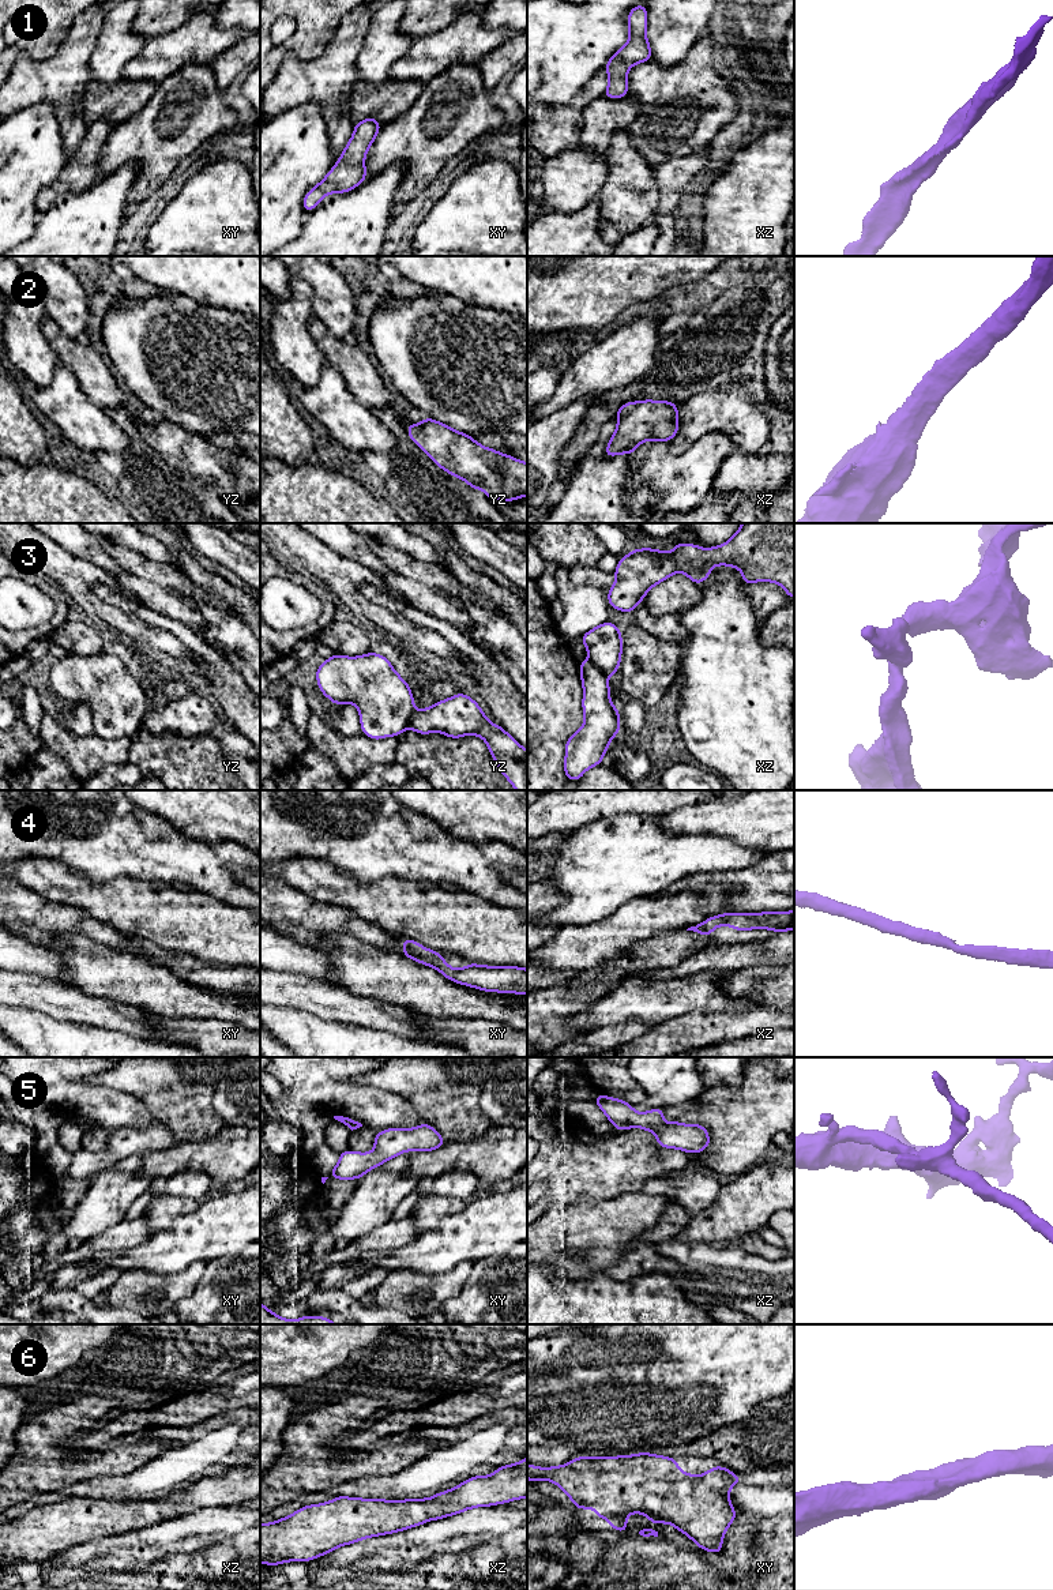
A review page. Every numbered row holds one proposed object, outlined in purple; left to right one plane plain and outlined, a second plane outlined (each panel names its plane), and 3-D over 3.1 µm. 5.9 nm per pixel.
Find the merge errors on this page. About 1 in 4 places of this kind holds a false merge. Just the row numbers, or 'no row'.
3

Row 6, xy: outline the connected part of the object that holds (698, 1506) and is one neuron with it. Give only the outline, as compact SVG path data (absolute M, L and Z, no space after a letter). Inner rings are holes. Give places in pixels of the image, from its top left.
M648 1452L579 1456L554 1467L527 1463L527 1480L552 1481L579 1511L594 1510L616 1531L627 1531L627 1516L640 1512L651 1522L673 1525L712 1553L721 1553L725 1533L736 1519L729 1492L741 1482L719 1465L695 1476L684 1473L676 1458Z

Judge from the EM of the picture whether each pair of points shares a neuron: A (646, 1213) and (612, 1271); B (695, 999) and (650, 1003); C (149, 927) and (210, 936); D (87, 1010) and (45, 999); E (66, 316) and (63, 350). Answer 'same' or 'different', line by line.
A: different
B: same
C: same
D: same
E: different

